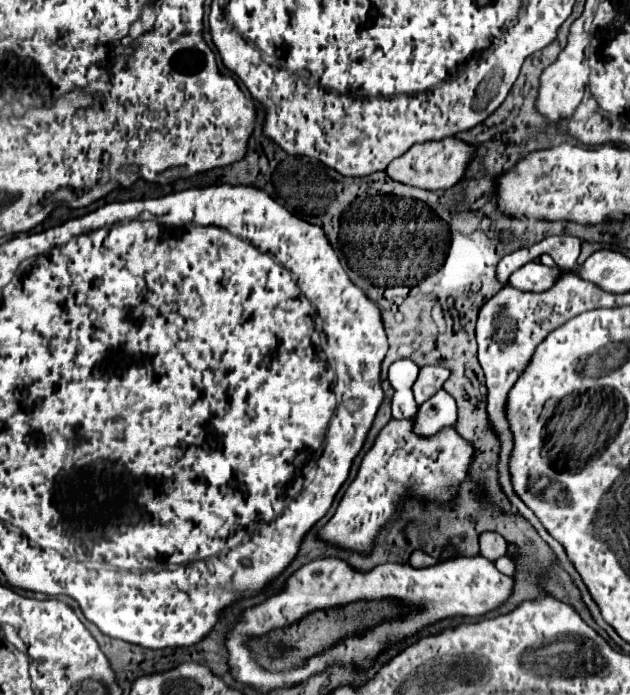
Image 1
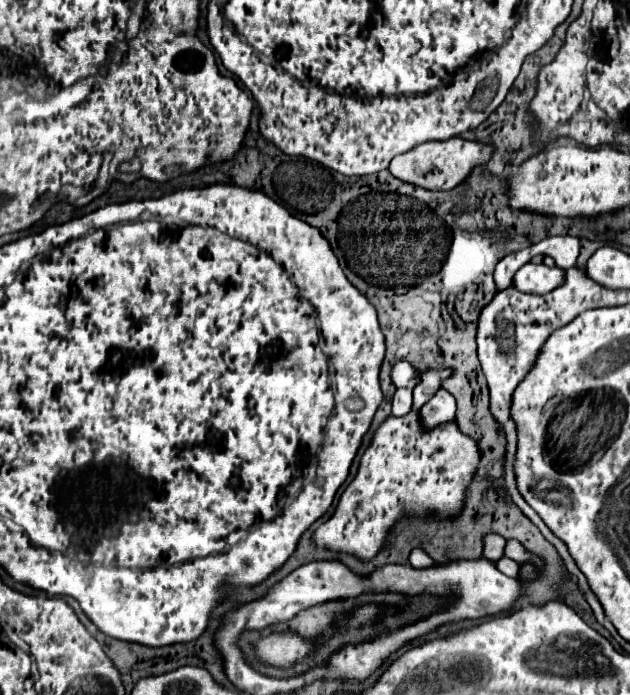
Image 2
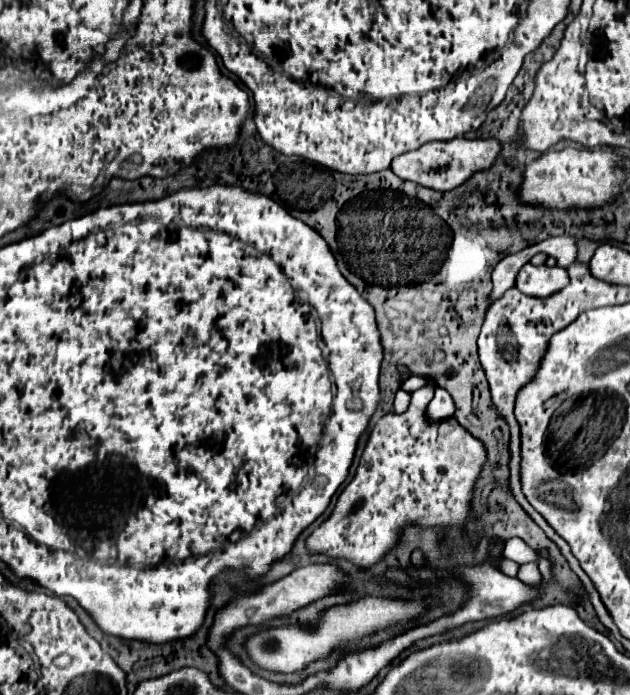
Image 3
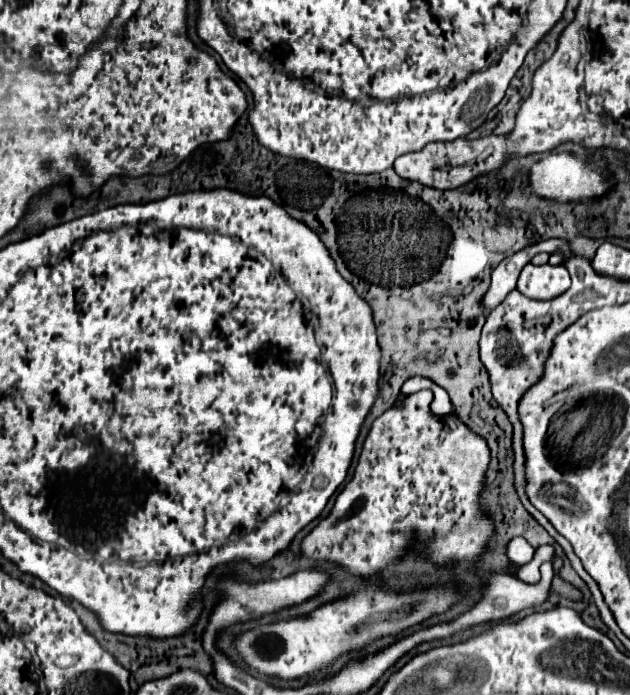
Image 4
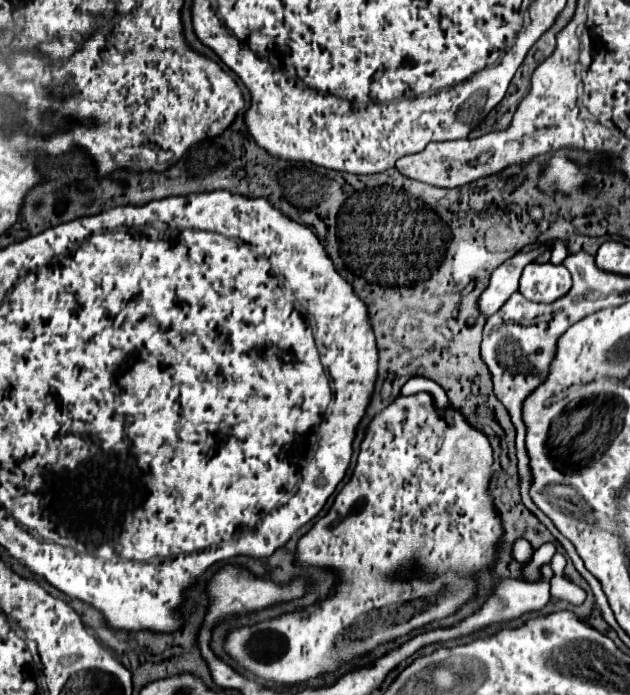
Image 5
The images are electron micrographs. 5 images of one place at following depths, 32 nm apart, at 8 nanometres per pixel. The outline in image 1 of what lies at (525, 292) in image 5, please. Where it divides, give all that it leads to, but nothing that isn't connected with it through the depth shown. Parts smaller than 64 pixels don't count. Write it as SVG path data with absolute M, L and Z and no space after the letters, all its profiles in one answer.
M528 262L510 276L510 286L522 292L546 292L558 282L560 276L562 272L558 268L548 268L544 264Z

